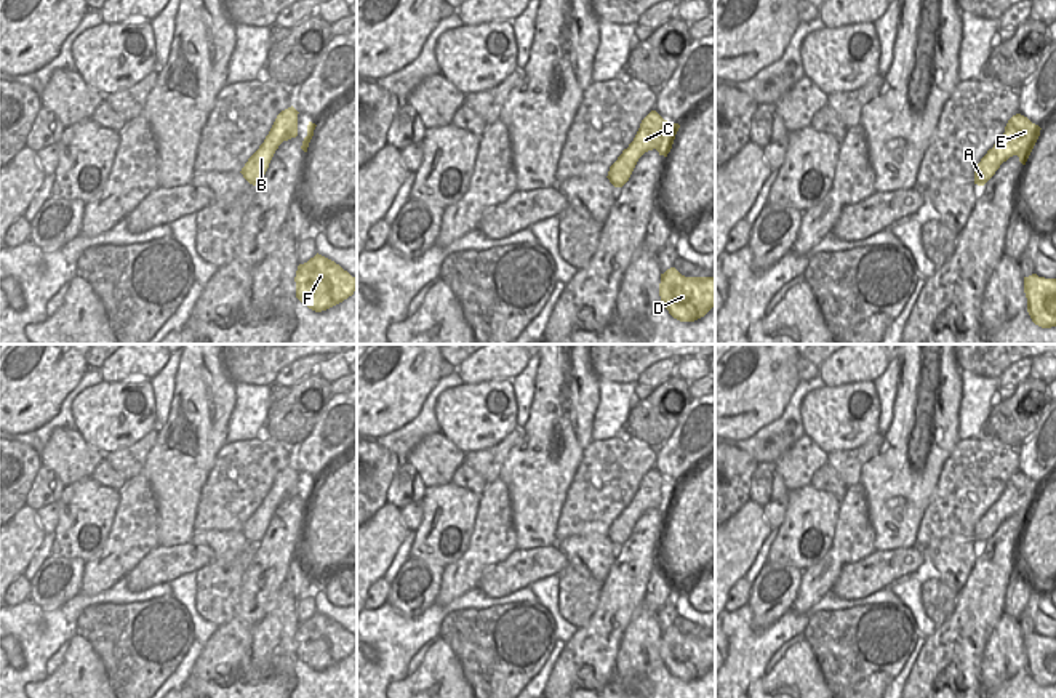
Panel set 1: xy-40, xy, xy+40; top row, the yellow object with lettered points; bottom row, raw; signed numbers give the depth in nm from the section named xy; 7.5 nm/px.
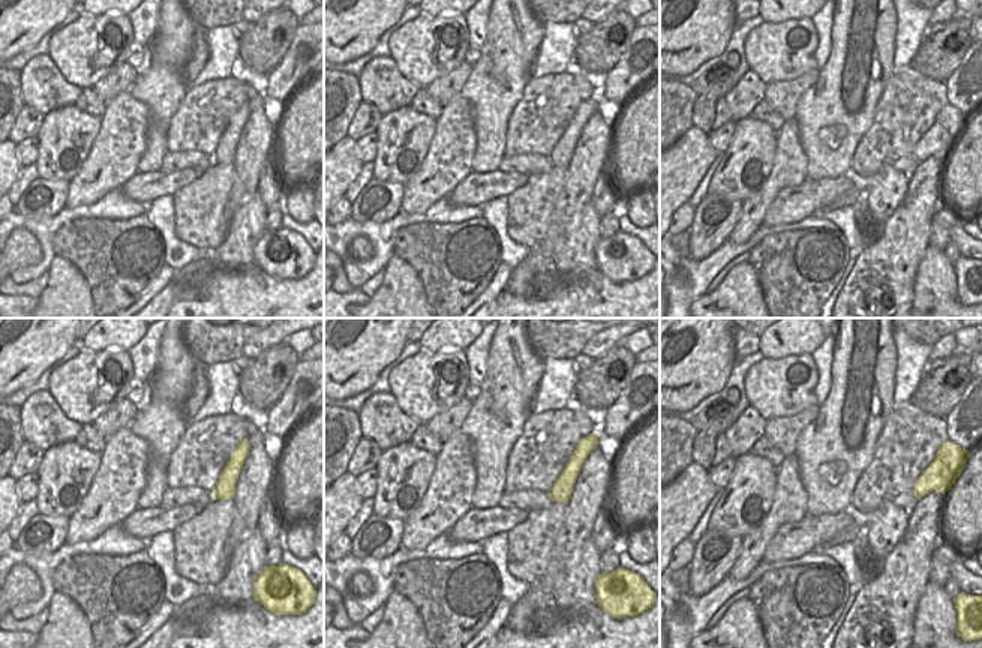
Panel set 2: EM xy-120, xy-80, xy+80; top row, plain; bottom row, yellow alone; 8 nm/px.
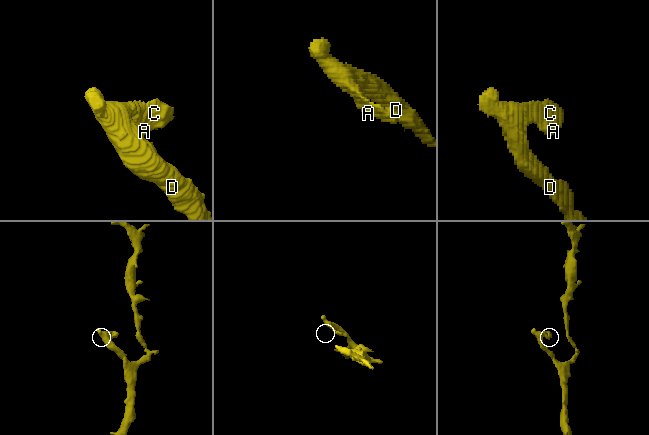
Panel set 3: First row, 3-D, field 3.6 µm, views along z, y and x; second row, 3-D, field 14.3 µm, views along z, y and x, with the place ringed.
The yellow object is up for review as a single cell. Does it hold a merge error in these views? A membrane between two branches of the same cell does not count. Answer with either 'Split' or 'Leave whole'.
Leave whole.

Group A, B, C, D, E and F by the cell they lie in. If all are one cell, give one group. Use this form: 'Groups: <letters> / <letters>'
Groups: A B C D E F.

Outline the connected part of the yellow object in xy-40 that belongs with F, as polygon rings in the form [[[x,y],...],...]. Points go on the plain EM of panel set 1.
[[[315,613],[296,629],[296,656],[315,671],[326,669],[357,648],[357,637],[334,620]]]

